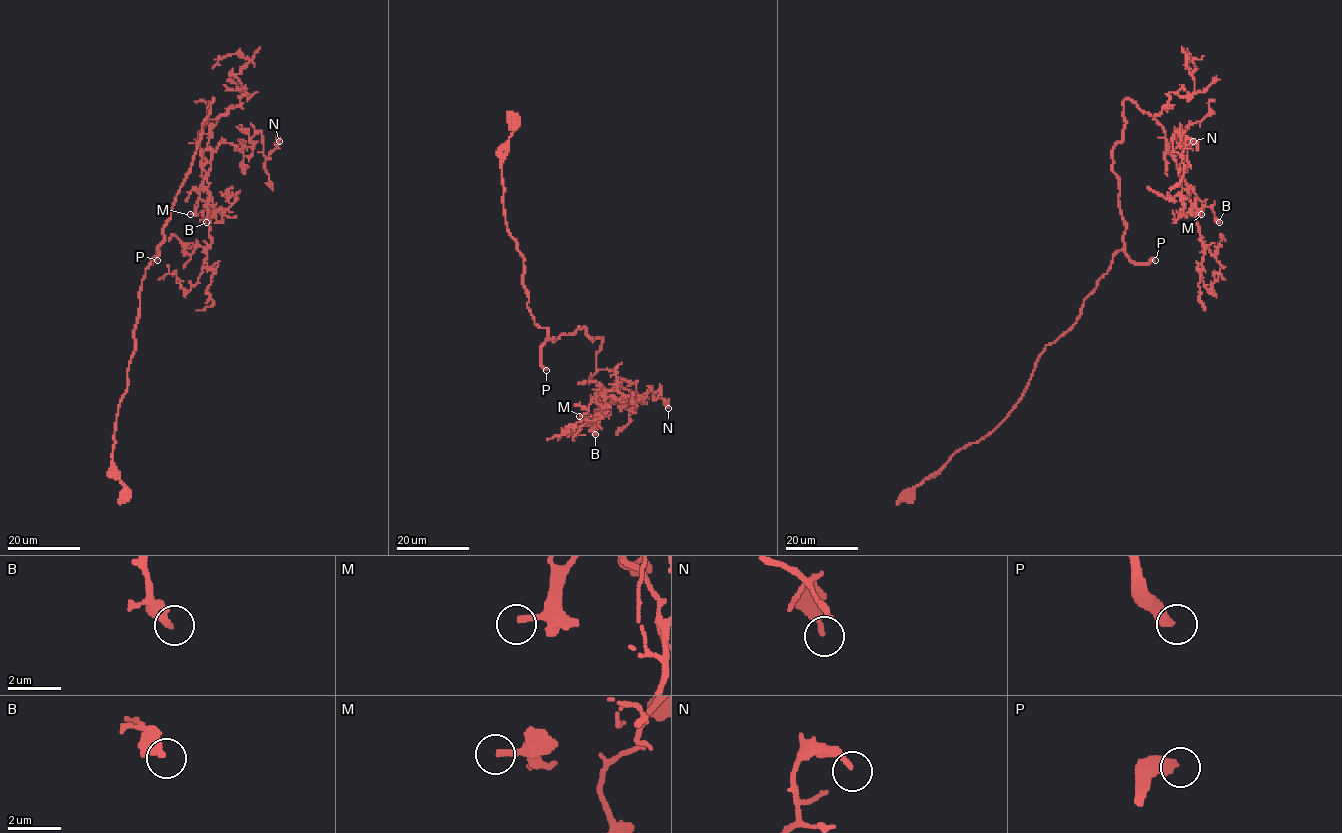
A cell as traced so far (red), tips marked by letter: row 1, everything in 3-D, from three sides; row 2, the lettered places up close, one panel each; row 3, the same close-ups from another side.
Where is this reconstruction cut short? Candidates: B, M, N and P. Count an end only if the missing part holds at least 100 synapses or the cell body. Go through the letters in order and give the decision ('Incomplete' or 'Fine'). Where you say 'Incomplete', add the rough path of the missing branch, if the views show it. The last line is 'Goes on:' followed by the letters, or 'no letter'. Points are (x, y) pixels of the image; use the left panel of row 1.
B: Fine
M: Fine
N: Fine
P: Incomplete. Course of what is missing: (157, 260), (162, 261), (159, 273), (149, 291), (154, 317), (139, 321), (137, 353), (131, 362)
Goes on: P

